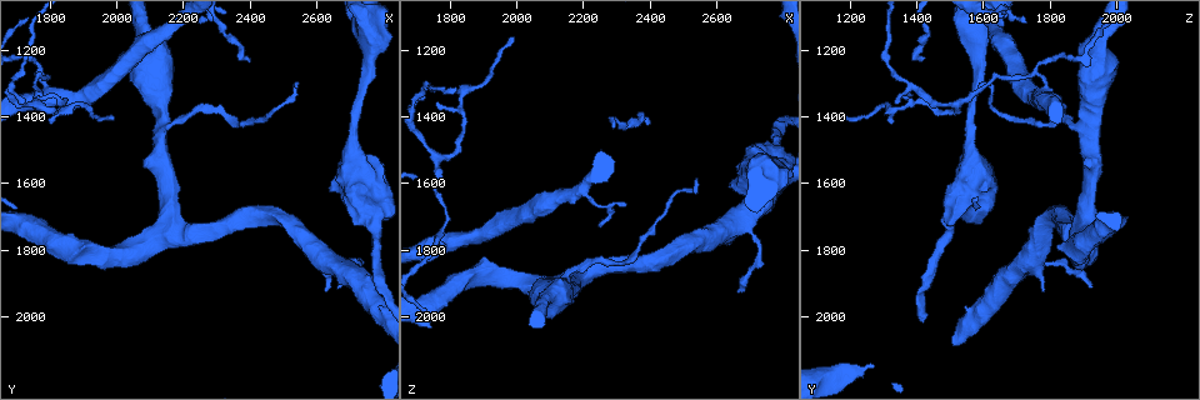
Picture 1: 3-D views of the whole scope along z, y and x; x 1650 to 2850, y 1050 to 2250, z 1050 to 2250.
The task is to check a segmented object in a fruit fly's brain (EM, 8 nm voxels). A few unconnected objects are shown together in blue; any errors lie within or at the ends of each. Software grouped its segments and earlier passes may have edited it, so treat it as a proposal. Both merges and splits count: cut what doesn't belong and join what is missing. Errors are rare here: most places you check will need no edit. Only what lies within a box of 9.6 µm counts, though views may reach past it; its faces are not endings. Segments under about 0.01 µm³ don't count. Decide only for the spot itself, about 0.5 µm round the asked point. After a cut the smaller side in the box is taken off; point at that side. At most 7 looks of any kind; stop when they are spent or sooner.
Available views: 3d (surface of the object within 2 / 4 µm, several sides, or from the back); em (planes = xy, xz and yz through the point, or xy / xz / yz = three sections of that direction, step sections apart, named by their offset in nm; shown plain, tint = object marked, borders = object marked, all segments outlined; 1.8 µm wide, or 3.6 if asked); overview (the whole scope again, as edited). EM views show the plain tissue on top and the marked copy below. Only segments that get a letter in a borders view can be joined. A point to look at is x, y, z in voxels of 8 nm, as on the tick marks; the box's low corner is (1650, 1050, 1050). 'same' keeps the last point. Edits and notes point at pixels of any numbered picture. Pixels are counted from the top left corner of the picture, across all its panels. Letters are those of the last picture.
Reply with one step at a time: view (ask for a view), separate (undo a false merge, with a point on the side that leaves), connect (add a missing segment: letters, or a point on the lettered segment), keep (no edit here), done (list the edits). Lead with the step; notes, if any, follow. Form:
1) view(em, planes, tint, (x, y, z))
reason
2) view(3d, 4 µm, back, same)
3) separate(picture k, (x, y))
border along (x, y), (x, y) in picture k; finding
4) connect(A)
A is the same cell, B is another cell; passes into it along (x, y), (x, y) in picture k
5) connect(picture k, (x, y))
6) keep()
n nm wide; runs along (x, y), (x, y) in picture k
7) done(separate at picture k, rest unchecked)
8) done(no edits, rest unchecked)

view(3d, 2 µm, (2630, 1930, 1780))
thick end

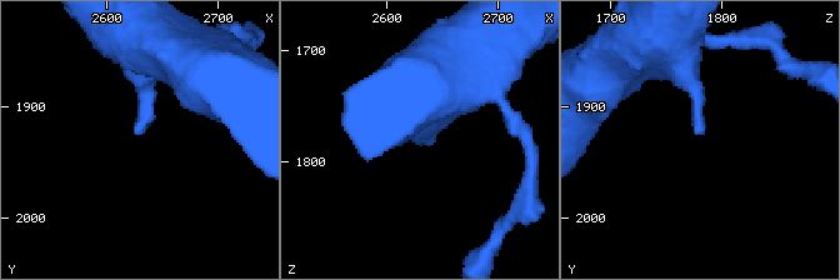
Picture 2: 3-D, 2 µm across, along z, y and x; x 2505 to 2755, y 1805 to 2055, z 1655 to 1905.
view(em, planes, borders, (2632, 1924, 1782))

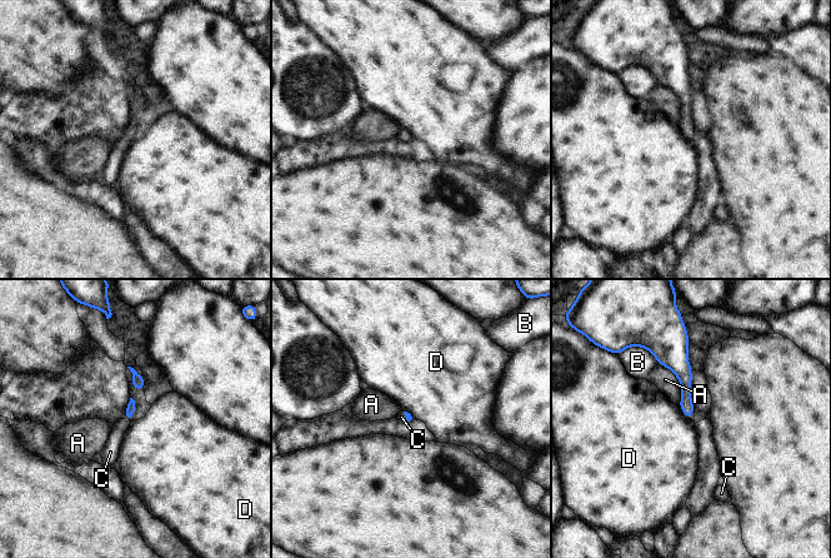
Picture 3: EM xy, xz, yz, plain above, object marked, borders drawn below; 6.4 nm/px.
connect(C)
C is the same cell, A, B and D are other cells; passes into it along (129, 412), (128, 421), (110, 452) in picture 3; it goes on there

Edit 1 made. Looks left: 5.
view(3d, 4 µm, (2400, 1240, 1410))
branch stops here

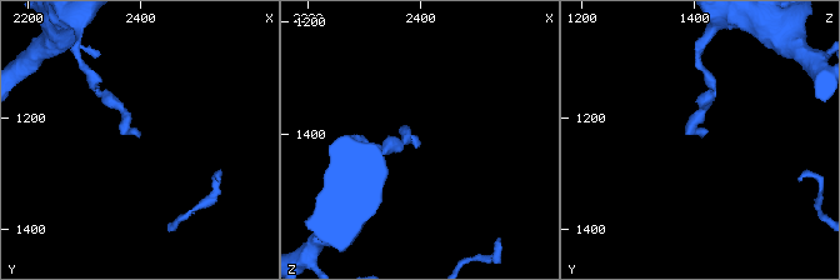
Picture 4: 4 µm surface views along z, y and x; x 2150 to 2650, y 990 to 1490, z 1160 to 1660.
view(em, yz, step 16, borders, (2395, 1235, 1415))
shape alone is not enough

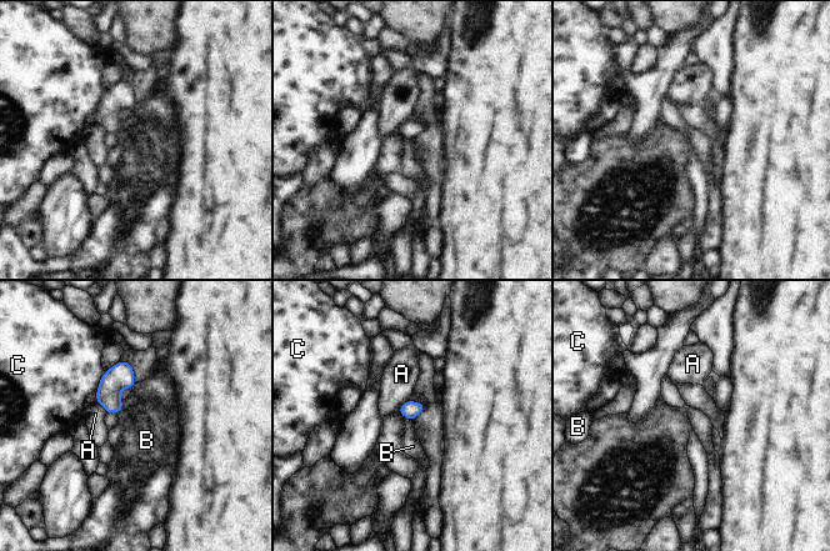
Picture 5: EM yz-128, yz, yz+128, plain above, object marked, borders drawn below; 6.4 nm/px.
view(em, xy, step 8, borders, same)
another direction

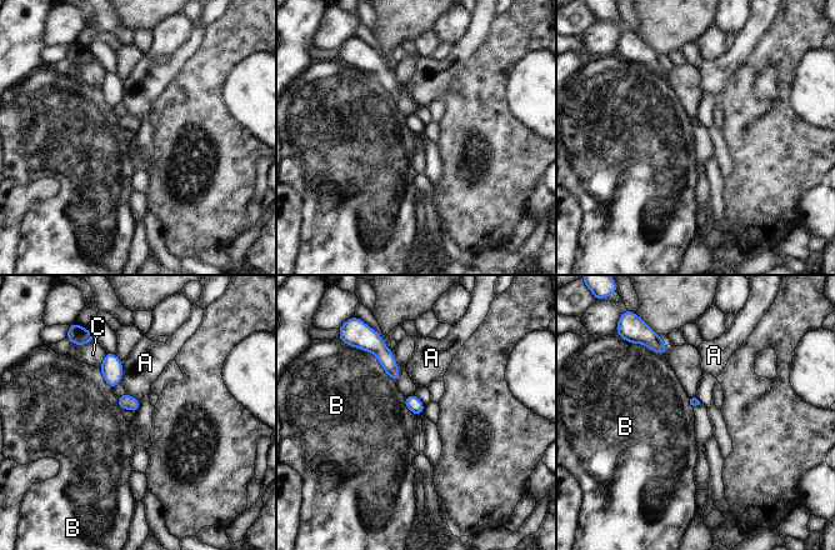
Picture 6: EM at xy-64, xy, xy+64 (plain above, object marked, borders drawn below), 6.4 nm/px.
keep()
A, B and C are other cells; no lettered segment goes on from it

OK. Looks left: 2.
view(em, planes, borders, (1760, 1360, 1530))
branch point

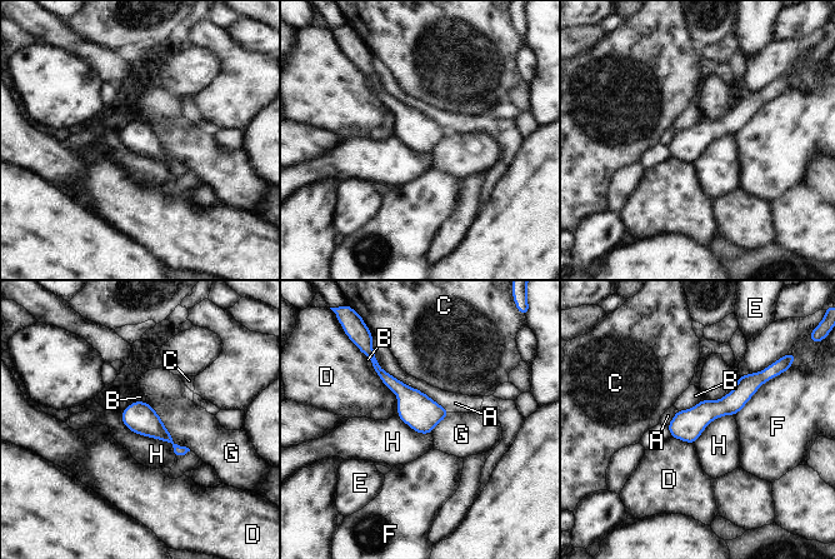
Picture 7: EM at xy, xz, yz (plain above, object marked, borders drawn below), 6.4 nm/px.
keep()
200 nm wide; A, B, C, D, E, F, G and H are other cells; border along (119, 413), (175, 457) in picture 7; continuous, no second cell

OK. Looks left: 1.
done(connect at picture 3, rest unchecked)

